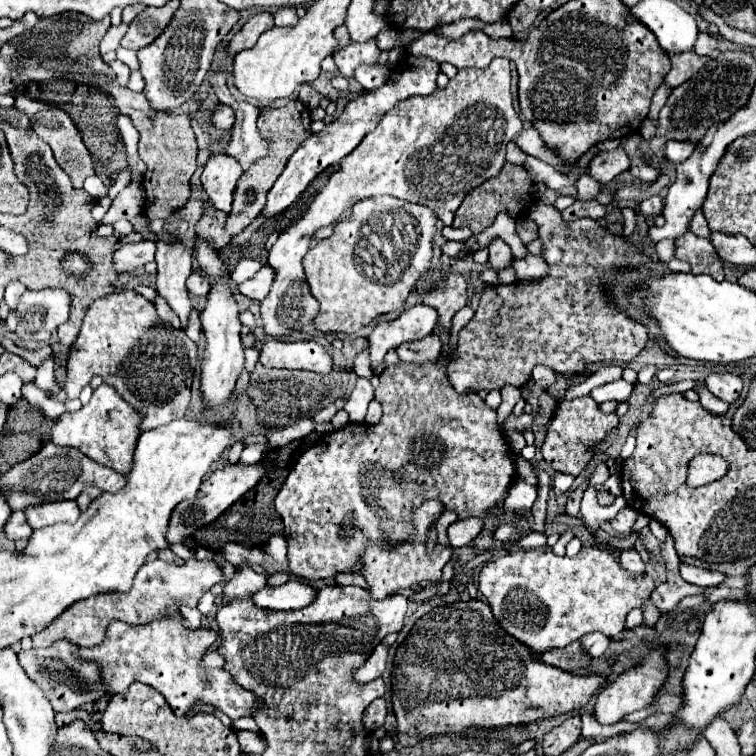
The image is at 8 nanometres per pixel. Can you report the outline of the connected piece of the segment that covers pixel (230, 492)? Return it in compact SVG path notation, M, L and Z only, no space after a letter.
M258 462L252 466L244 466L244 464L226 464L218 470L214 470L202 484L198 490L198 496L194 498L194 502L180 502L170 518L170 528L168 528L168 542L184 542L192 532L196 532L198 528L214 522L226 508L230 508L238 498L242 498L248 490L252 490L264 476L268 474L268 468Z

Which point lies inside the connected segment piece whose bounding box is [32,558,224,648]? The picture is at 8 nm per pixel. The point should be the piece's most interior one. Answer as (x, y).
(159, 586)

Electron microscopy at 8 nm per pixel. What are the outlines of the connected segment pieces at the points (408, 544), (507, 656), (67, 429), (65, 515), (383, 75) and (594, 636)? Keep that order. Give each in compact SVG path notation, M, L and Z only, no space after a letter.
M426 500L422 506L414 508L414 540L404 540L402 544L390 546L390 548L382 548L378 544L368 544L362 556L362 576L368 584L368 592L374 600L384 600L386 596L396 594L398 590L404 588L412 588L412 586L430 586L430 584L438 584L442 578L442 566L450 560L452 556L452 548L442 546L440 542L436 542L434 550L430 552L426 548L426 534L432 526L434 520L440 518L444 506L440 500Z
M482 600L436 606L414 624L404 644L398 648L398 662L392 672L392 704L398 718L398 742L402 746L414 746L430 736L460 734L470 728L500 730L506 726L548 720L580 710L594 692L606 686L606 682L606 676L578 676L536 660L528 646L518 642L496 622L490 606Z
M102 384L94 390L94 396L86 406L78 412L64 412L56 420L52 428L52 442L78 448L94 462L114 468L120 474L128 474L134 464L134 448L140 436L142 420L142 412L130 408L130 404L114 388Z
M64 500L64 502L48 502L48 504L38 504L30 506L24 510L26 522L30 524L32 530L44 528L48 524L56 522L76 522L80 516L76 500Z
M358 66L358 70L354 72L354 78L358 80L358 84L364 90L374 90L378 86L382 86L390 76L390 70L386 66Z
M590 632L580 638L580 648L590 658L600 658L606 652L608 644L610 644L610 640L606 636L602 636L602 632Z

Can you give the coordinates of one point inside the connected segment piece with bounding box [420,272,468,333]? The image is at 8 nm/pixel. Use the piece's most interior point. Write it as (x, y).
(449, 294)

